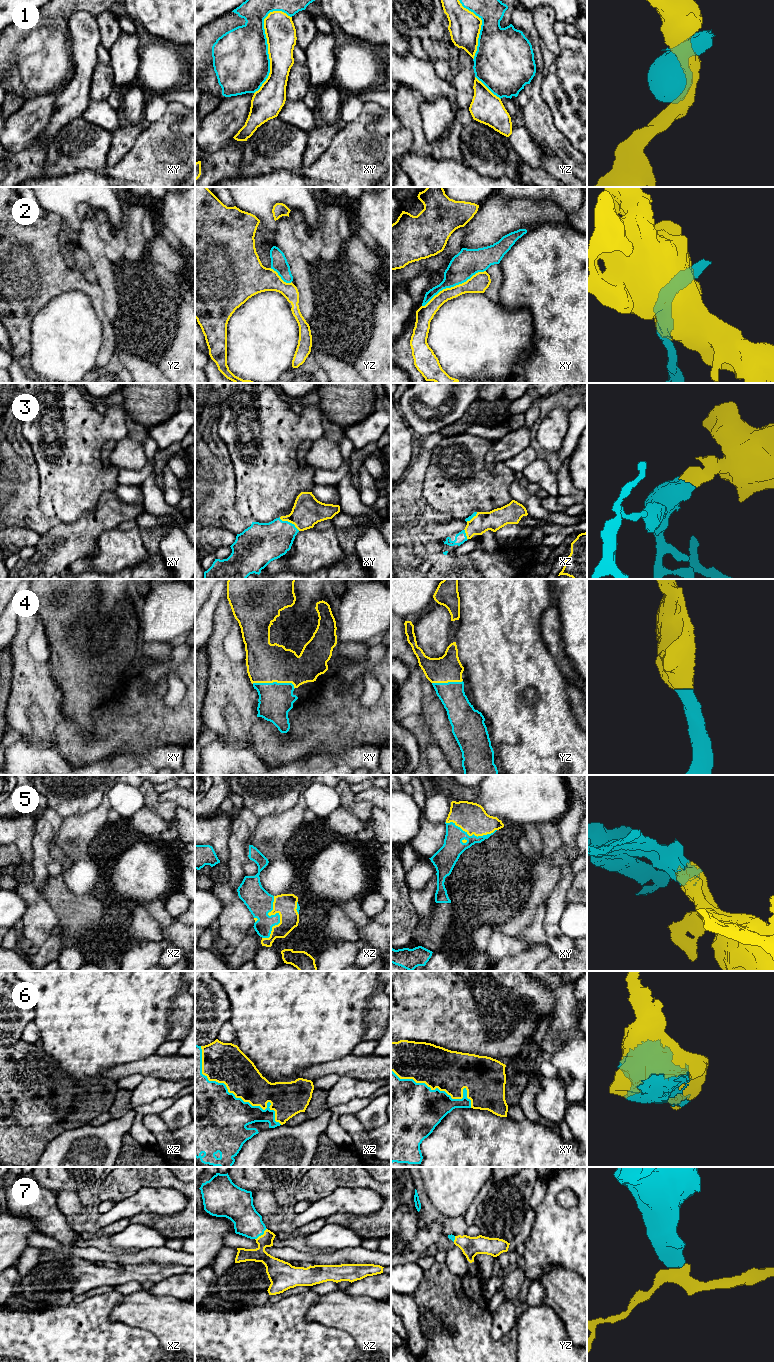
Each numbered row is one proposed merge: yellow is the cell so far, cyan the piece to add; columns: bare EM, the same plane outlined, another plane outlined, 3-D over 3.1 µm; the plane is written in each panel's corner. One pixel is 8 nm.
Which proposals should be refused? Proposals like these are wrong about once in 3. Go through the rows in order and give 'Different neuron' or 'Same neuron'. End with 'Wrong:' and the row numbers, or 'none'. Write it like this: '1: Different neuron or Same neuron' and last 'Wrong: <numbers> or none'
1: Different neuron
2: Different neuron
3: Same neuron
4: Same neuron
5: Same neuron
6: Same neuron
7: Same neuron
Wrong: 1, 2

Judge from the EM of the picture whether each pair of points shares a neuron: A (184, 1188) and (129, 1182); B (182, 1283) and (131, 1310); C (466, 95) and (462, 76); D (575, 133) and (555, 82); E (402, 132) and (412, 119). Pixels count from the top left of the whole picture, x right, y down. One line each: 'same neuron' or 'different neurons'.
A: same neuron
B: different neurons
C: same neuron
D: same neuron
E: different neurons

